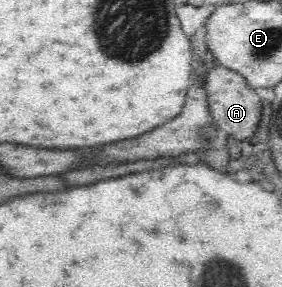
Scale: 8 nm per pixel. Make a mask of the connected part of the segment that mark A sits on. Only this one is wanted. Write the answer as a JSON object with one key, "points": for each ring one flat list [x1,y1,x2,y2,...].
{"points":[[217,65,206,72,206,96,210,105,210,114,218,126,221,136,230,136,236,141,248,140,256,134,262,120,262,99,255,88,247,84,240,73]]}

